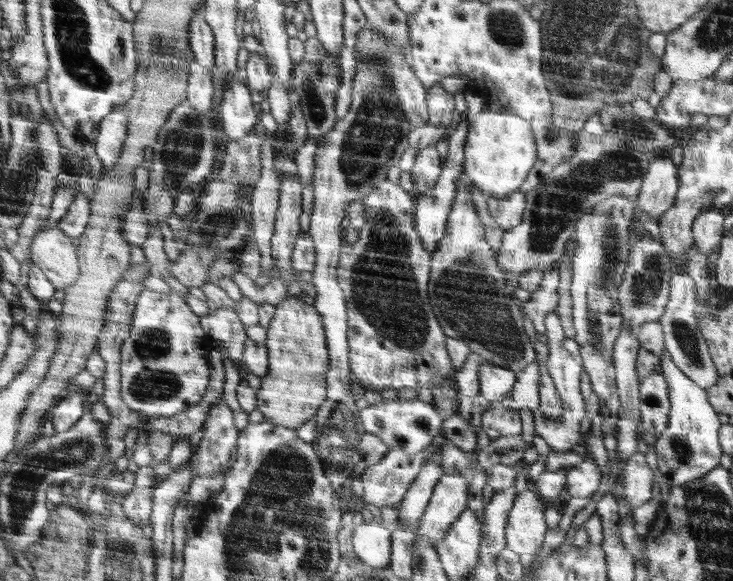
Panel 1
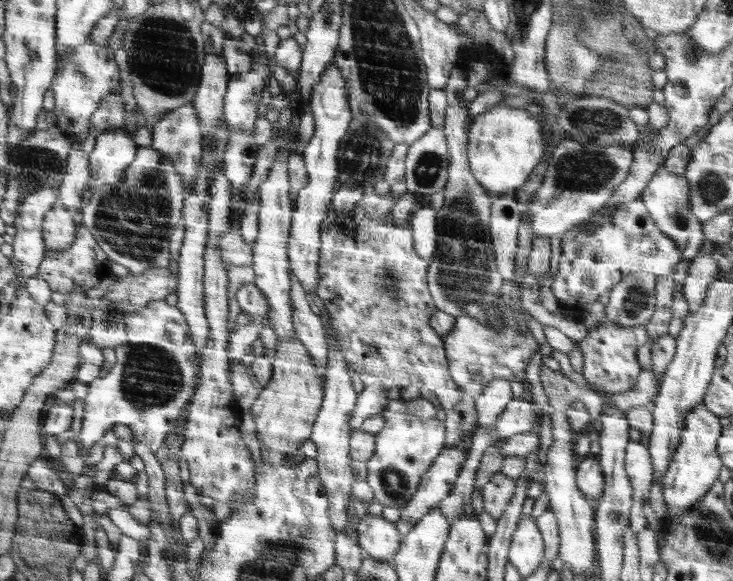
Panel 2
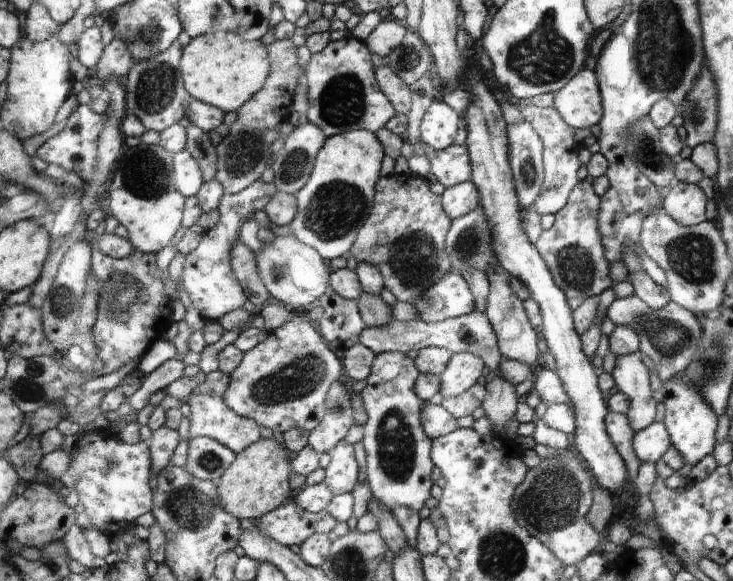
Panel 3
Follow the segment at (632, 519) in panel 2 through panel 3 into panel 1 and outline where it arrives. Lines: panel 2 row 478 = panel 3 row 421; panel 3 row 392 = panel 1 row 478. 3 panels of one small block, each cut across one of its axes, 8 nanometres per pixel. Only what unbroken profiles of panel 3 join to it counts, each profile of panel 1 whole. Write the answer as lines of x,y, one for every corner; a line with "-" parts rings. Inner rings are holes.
636,451
626,463
623,472
623,497
631,510
652,498
653,474
646,457

